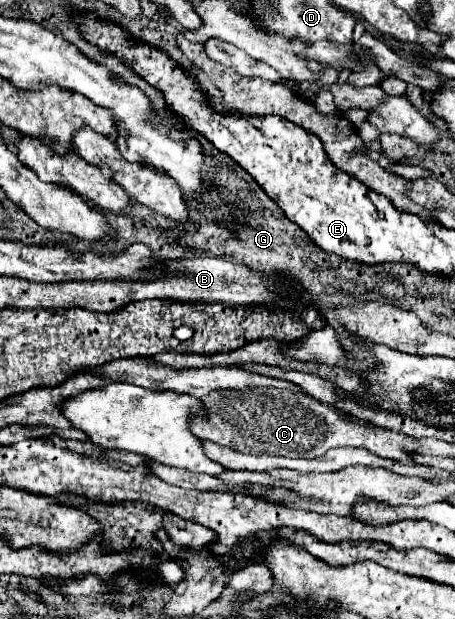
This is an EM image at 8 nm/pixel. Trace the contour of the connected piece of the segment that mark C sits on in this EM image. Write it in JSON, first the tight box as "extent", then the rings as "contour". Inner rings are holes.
{"extent":[191,388,429,464],"contour":[[[245,388],[211,392],[203,398],[209,420],[193,420],[191,430],[201,440],[211,440],[245,454],[269,454],[287,458],[317,458],[335,446],[359,446],[397,462],[415,464],[411,454],[429,454],[417,440],[379,426],[361,426],[339,418],[333,406],[311,400],[305,394],[277,388]]]}

